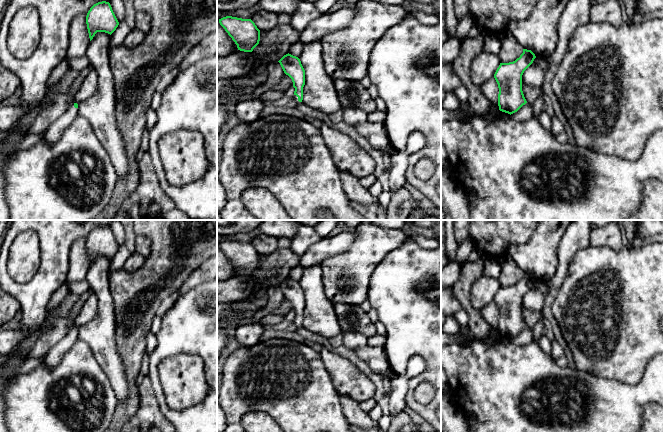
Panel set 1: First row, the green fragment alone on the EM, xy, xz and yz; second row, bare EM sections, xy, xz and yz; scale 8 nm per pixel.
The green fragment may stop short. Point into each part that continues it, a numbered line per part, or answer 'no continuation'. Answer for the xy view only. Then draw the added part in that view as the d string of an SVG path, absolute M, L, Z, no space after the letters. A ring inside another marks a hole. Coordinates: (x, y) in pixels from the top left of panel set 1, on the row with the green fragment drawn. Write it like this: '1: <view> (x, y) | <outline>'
1: xy (53, 133) | M74 104L70 106L68 111L57 121L55 121L46 131L45 137L47 138L48 143L55 143L66 127L74 120L78 115L78 108L74 107Z

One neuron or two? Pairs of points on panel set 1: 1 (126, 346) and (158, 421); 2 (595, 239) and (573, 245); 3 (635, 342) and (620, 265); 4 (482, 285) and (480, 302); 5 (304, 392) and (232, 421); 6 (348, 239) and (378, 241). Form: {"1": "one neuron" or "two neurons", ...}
{"1": "two neurons", "2": "two neurons", "3": "one neuron", "4": "one neuron", "5": "one neuron", "6": "two neurons"}

